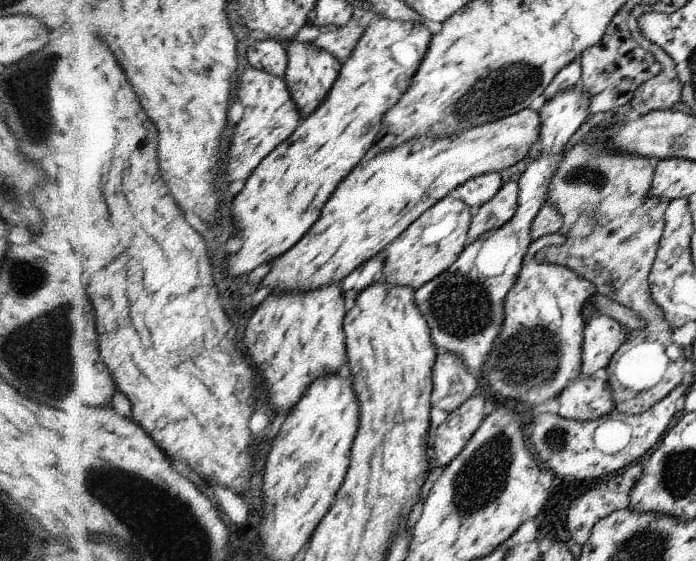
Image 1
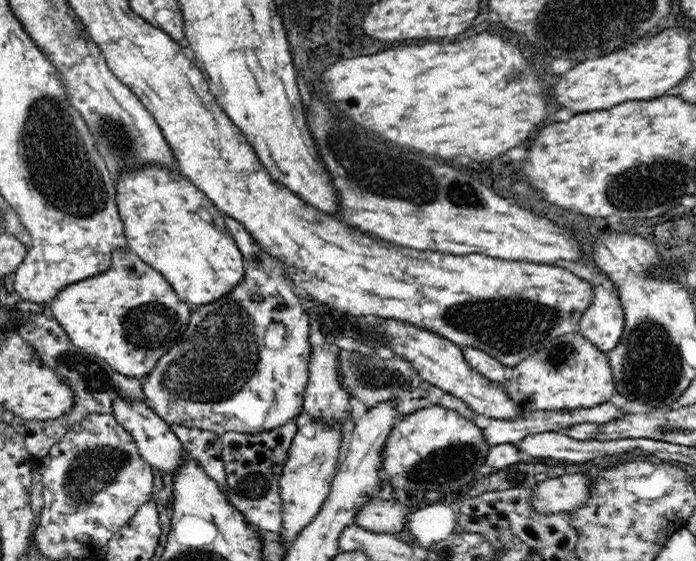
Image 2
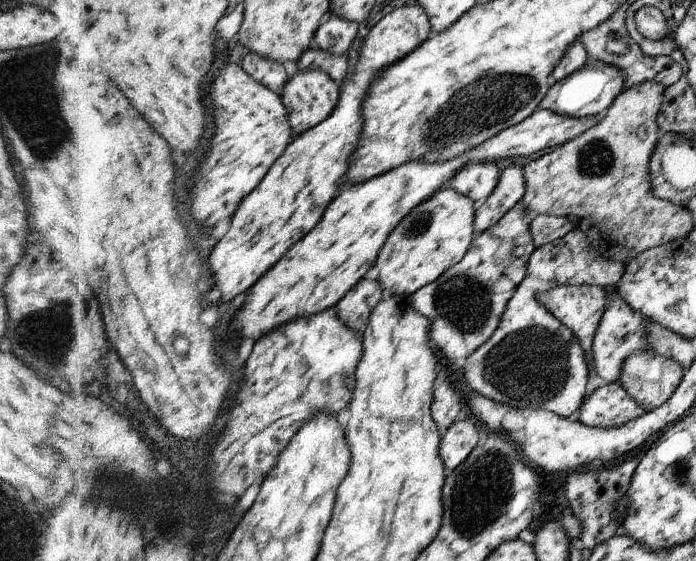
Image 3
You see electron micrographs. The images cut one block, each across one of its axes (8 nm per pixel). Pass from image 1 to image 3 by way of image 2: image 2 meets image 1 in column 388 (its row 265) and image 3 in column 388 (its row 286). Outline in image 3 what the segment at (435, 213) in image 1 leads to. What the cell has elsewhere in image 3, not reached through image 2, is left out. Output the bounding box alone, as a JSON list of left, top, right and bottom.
[376,188,476,296]

